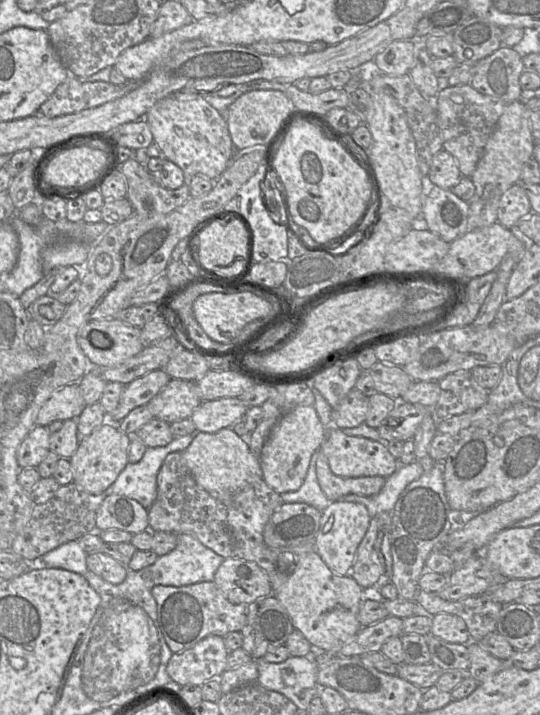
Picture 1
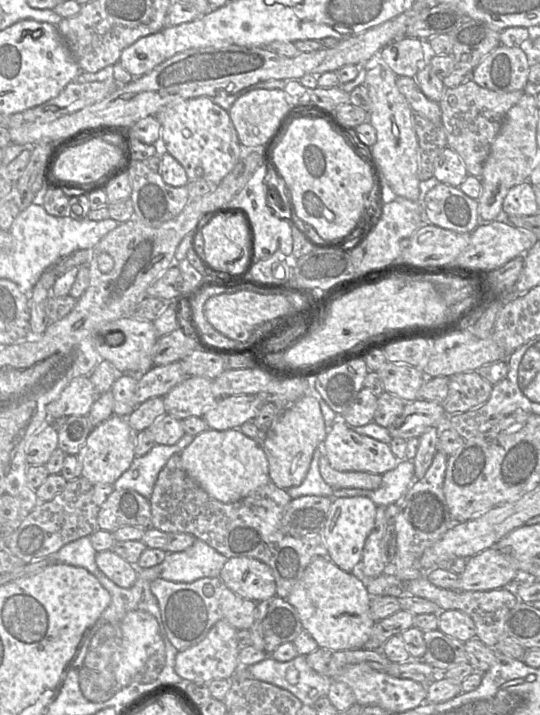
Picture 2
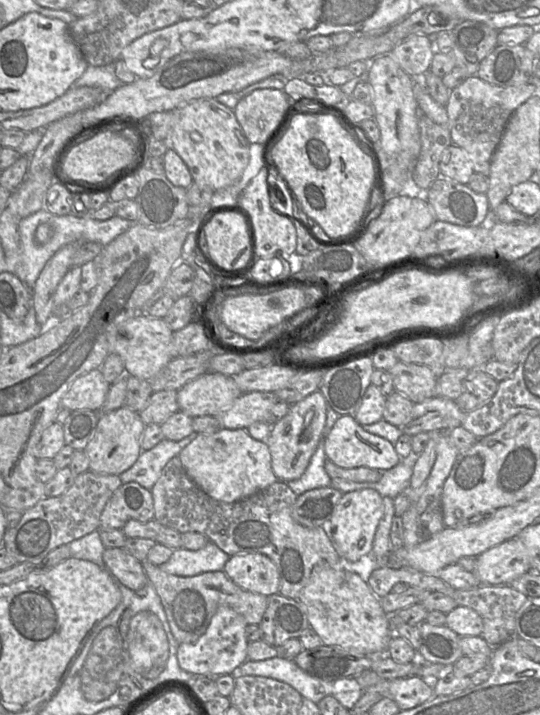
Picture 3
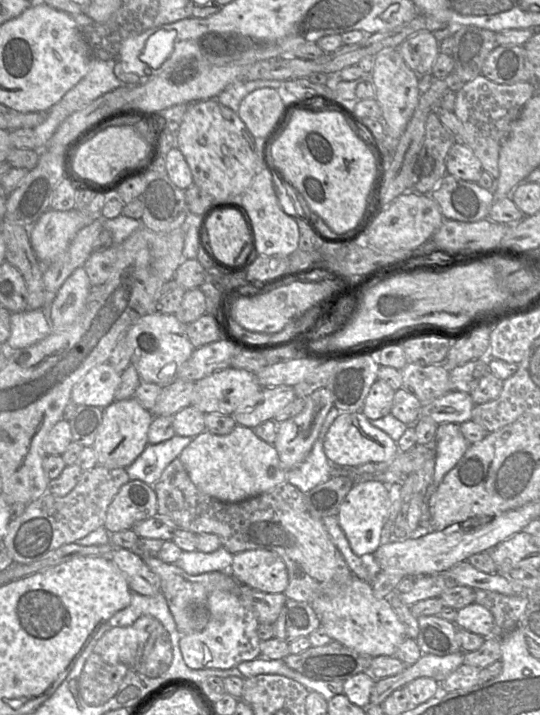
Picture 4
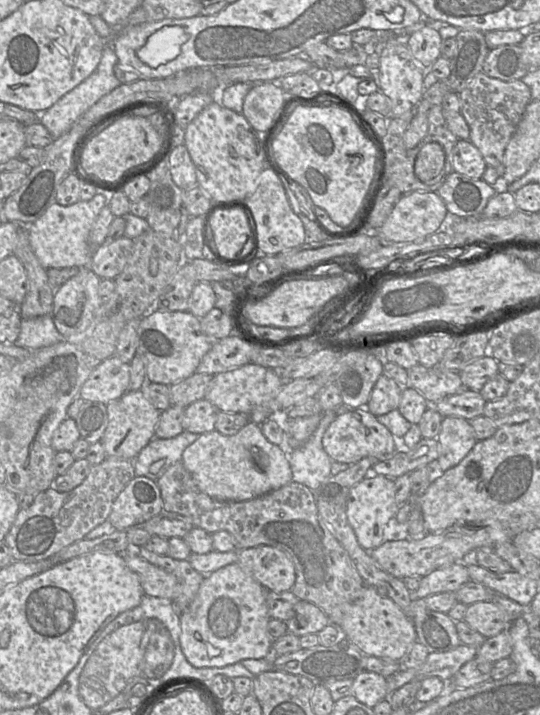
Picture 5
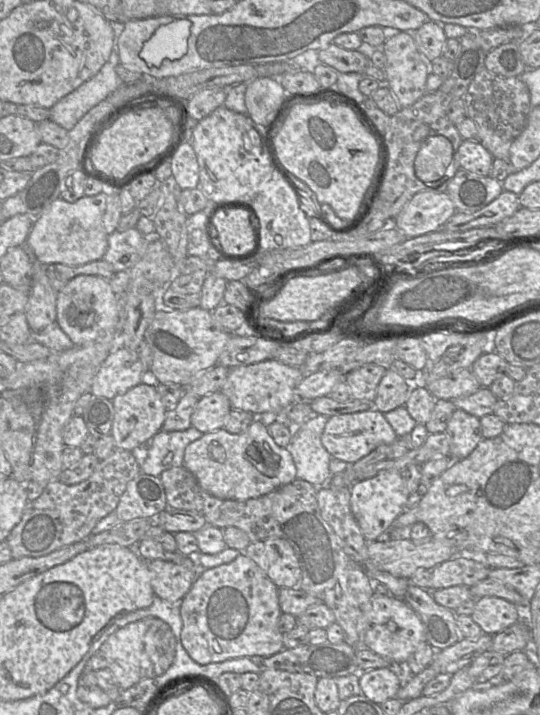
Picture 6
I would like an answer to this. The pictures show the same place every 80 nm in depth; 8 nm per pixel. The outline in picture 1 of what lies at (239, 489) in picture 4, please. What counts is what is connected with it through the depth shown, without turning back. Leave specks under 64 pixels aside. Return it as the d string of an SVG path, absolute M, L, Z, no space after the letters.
M231 427L213 433L197 432L190 445L181 452L181 455L183 463L196 483L215 498L230 498L245 486L263 479L259 456L250 450L246 439L237 435Z

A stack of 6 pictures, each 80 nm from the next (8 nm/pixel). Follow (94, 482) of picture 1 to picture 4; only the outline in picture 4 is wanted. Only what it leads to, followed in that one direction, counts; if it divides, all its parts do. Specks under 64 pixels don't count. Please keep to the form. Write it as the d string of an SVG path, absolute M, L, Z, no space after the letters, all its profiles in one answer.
M134 397L114 401L103 409L102 423L92 445L98 465L109 469L127 468L146 448L148 430L154 419L150 410L144 408Z

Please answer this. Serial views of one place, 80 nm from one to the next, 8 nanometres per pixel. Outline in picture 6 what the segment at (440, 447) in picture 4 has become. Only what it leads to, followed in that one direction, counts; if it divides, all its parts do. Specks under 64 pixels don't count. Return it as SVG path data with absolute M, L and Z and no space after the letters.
M456 409L445 431L450 440L450 455L452 461L468 457L483 440L480 418L462 409Z

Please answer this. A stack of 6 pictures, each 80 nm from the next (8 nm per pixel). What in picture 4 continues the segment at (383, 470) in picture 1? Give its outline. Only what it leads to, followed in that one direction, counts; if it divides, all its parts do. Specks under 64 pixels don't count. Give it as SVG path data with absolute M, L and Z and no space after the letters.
M362 411L342 413L333 422L324 438L324 453L332 465L358 466L366 463L389 464L400 452L386 432L372 425Z

